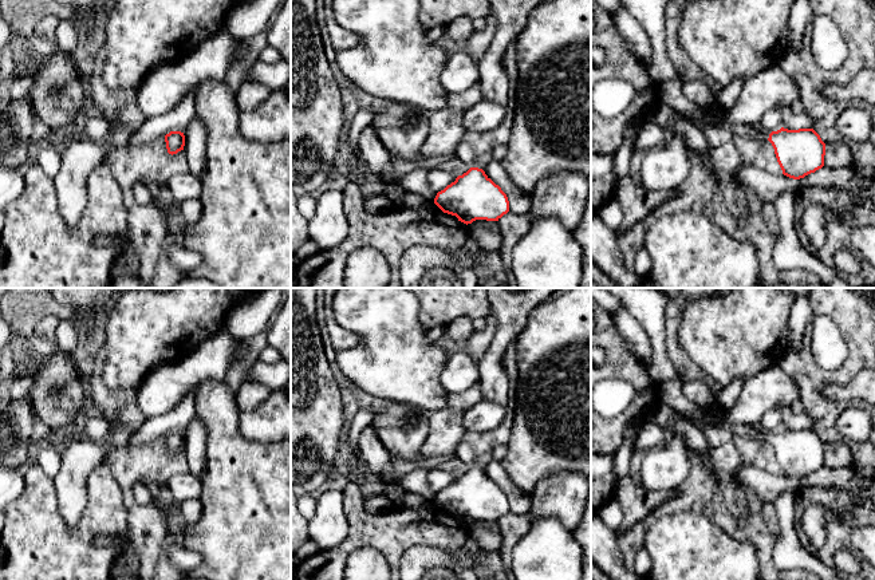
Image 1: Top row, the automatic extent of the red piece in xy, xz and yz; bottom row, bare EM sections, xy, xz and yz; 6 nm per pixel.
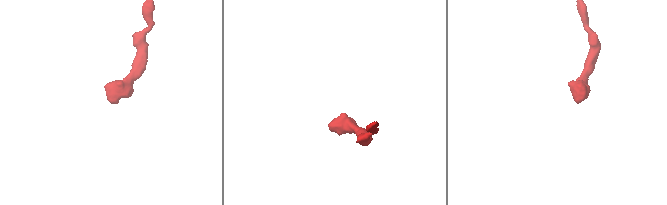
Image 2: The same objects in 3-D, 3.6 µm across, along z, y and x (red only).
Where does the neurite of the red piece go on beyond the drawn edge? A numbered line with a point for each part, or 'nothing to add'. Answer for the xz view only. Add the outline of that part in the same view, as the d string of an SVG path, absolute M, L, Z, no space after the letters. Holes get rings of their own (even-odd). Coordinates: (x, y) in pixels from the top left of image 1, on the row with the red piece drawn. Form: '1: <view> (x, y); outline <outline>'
nothing to add

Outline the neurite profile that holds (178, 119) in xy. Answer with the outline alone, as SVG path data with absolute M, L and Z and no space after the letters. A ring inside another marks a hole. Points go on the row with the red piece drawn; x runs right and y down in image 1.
M186 95L172 111L151 117L127 142L129 149L137 149L165 137L170 131L185 133L196 117L196 96Z

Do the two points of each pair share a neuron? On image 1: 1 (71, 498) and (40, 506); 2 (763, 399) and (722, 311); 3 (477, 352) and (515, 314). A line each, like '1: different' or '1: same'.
1: different
2: different
3: different

